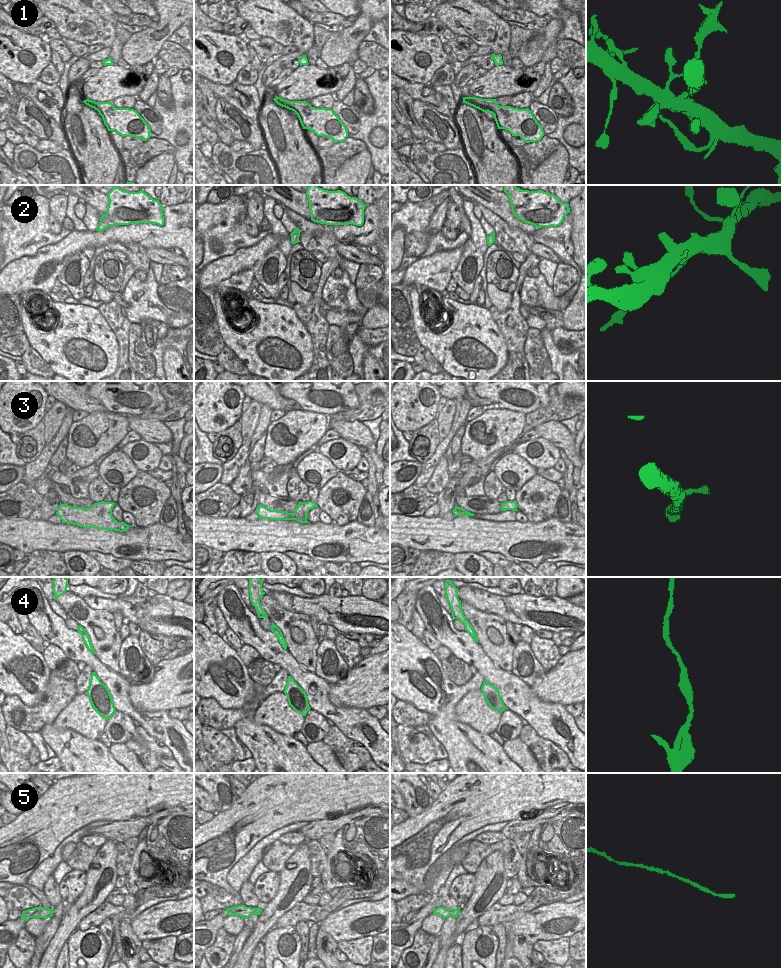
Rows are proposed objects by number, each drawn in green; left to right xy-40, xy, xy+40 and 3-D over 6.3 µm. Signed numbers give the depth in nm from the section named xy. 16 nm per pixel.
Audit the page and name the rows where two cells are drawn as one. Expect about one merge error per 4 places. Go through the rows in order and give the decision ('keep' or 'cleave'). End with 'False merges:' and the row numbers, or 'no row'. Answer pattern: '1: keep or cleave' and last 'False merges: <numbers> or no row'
1: cleave
2: cleave
3: keep
4: keep
5: keep
False merges: 1, 2

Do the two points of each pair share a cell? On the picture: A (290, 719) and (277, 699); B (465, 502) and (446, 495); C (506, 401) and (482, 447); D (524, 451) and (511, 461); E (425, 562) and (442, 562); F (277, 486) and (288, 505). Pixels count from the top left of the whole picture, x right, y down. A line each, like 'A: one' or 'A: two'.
A: one
B: two
C: two
D: two
E: one
F: two

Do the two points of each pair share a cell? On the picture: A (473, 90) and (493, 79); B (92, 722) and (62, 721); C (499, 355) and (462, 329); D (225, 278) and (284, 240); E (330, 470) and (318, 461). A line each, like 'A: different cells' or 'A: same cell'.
A: same cell
B: same cell
C: same cell
D: different cells
E: same cell

